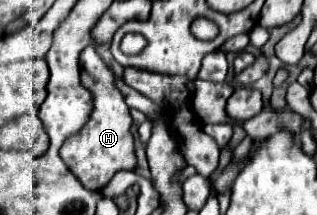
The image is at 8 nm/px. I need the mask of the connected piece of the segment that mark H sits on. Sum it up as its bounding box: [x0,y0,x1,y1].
[60,45,136,191]

